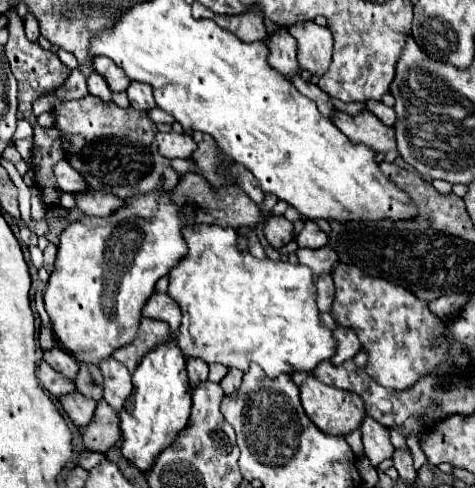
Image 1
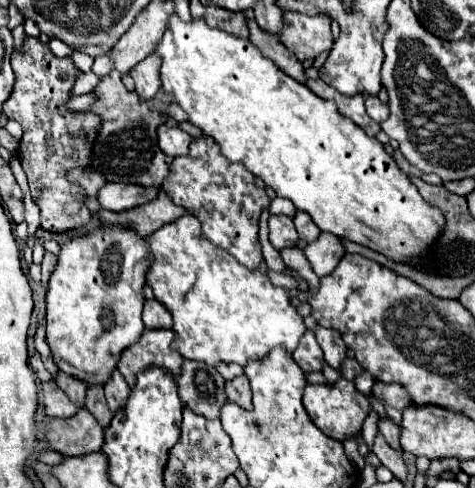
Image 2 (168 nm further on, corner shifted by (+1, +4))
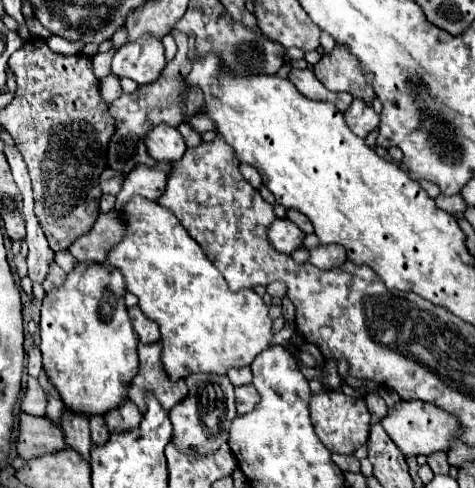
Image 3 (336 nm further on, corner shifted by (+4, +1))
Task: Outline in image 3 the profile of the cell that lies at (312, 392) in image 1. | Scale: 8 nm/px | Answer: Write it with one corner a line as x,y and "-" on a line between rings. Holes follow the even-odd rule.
340,390
320,392
312,396
310,400
310,416
312,416
312,424
314,424
318,438
330,452
352,454
354,450
366,444
366,438
370,432
370,414
362,398
350,398

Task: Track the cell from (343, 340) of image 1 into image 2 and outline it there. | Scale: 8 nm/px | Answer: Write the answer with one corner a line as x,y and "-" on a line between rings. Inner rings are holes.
317,327
315,329
315,337
317,337
317,343
321,345
321,349
325,353
325,363
329,367
337,369
341,365
341,361
345,359
345,351
347,351
347,347
345,347
339,331

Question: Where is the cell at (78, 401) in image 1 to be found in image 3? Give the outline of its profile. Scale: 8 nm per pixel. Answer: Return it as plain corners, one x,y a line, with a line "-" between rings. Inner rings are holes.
28,378
26,394
24,394
24,400
22,400
20,408
22,408
22,412
32,414
32,416
44,416
46,394
42,392
42,388
40,388
40,384
38,384
36,378

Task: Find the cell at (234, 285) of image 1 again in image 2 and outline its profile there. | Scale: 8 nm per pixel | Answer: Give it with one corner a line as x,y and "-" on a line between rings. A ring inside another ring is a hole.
183,215
175,223
161,227
149,237
149,245
155,255
155,263
147,273
147,285
153,287
155,299
163,301
171,311
173,331
177,333
173,345
185,359
197,359
209,365
223,361
245,367
247,361
263,359
279,345
285,347
287,353
293,353
299,339
307,333
301,315
291,305
289,291
285,287
275,287
259,269
251,271
235,261
225,249
211,245
211,241
201,233
201,223
195,215

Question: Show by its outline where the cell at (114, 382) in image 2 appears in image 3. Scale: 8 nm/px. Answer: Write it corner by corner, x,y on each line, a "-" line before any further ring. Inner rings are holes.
126,402
114,410
110,410
106,416
106,426
112,434
116,432
126,432
126,430
132,430
136,426
140,426
140,420
142,420
142,414
140,410
132,404
132,402

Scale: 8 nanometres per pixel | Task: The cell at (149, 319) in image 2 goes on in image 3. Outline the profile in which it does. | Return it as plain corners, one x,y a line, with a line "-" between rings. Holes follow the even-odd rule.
134,306
128,310
130,312
130,320
132,320
132,330
134,334
138,336
138,340
142,344
152,344
152,342
158,342
160,340
160,332
158,332
158,326
156,322
144,318
144,314
140,314
140,308

